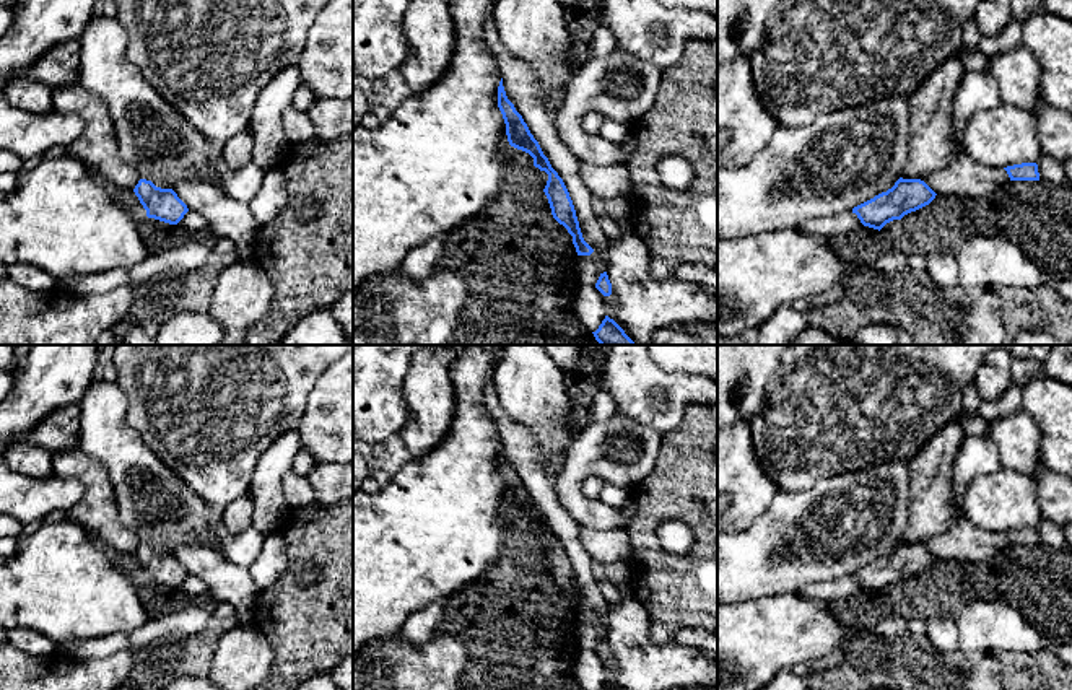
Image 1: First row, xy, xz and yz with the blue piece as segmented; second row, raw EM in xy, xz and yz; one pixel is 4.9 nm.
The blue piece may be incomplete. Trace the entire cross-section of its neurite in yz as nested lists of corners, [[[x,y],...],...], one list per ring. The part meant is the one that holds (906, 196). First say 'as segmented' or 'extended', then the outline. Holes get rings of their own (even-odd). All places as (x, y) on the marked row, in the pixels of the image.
as segmented; [[[900,177],[891,189],[852,208],[864,226],[882,229],[893,220],[929,205],[935,192],[921,179]]]

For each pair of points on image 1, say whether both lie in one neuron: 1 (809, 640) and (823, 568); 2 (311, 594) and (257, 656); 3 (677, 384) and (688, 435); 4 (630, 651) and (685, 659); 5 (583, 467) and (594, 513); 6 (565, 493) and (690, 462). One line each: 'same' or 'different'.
1: different
2: different
3: different
4: same
5: same
6: different

